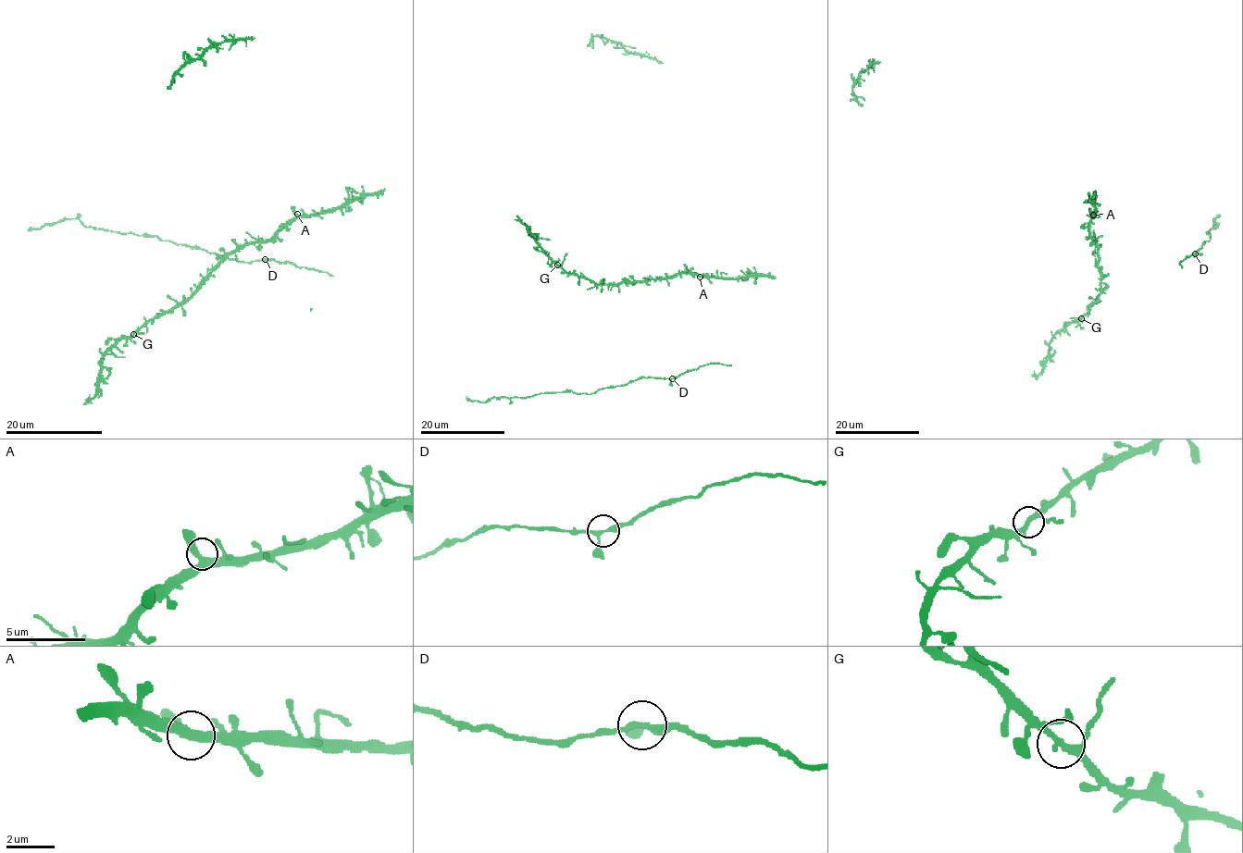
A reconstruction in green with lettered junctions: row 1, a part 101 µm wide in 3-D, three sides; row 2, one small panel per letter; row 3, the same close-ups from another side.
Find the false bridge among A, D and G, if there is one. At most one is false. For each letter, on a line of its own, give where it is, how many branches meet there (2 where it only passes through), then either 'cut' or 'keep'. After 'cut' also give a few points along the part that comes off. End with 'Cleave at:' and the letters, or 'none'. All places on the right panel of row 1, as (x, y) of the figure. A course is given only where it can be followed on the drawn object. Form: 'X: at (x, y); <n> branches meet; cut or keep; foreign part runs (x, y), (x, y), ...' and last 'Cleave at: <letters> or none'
A: at (1093, 215); 3 branches meet; keep
D: at (1195, 253); 3 branches meet; keep
G: at (1081, 318); 3 branches meet; keep
Cleave at: none

